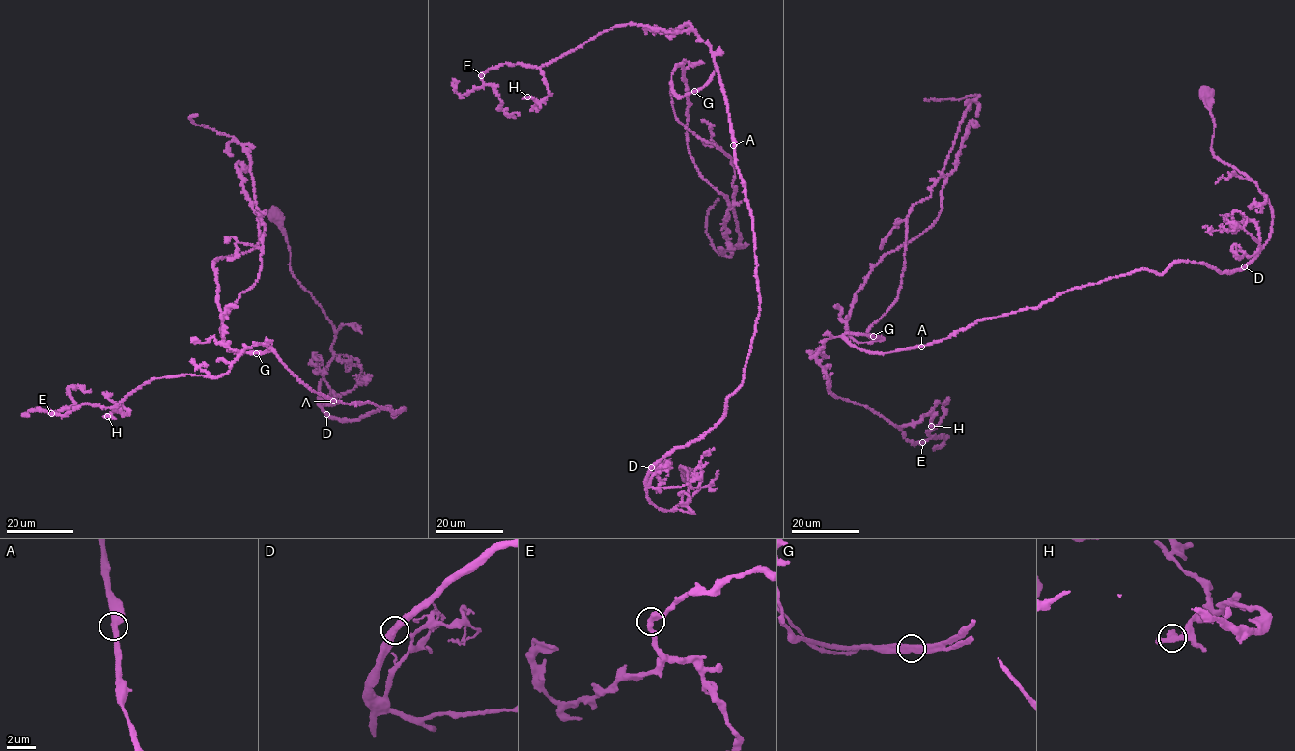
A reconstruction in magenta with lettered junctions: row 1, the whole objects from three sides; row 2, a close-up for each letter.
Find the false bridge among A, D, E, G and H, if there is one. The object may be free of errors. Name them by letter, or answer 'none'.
G

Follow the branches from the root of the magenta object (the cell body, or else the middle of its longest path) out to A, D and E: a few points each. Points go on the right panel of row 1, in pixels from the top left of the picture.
A: (1206, 94), (1213, 154), (1271, 210), (1252, 261), (1223, 272), (1180, 260), (1161, 273), (1133, 271), (921, 347)
D: (1206, 94), (1205, 104), (1214, 124), (1213, 154), (1255, 183), (1271, 210), (1269, 239), (1244, 266)
E: (1206, 94), (1213, 154), (1269, 204), (1256, 257), (1133, 271), (888, 352), (825, 340), (830, 393), (922, 442)

